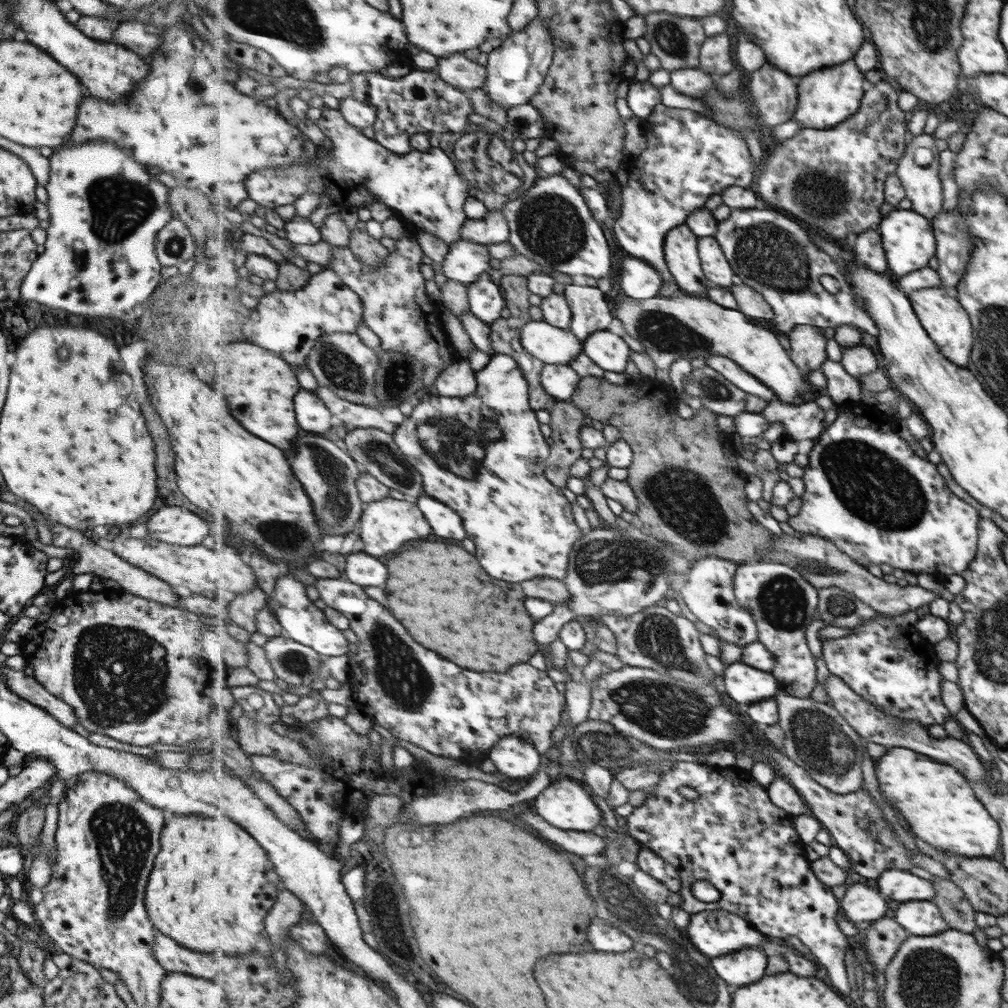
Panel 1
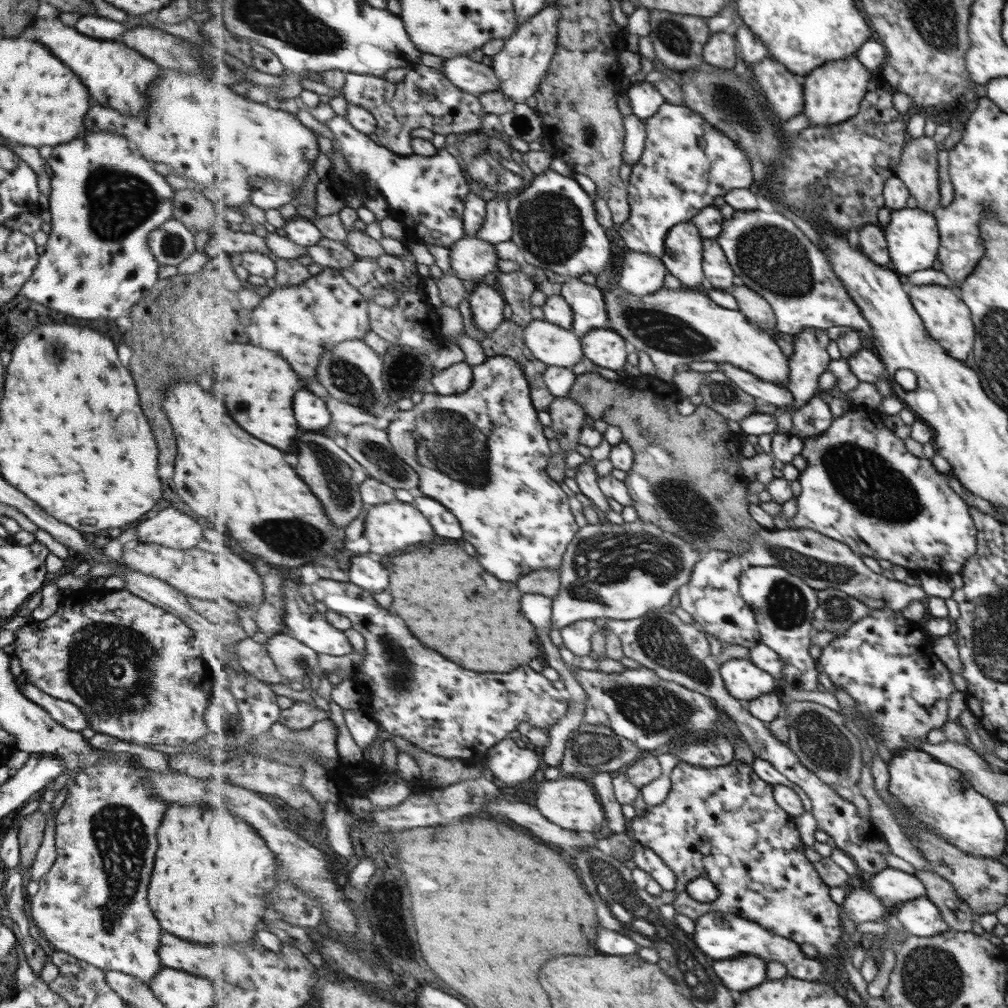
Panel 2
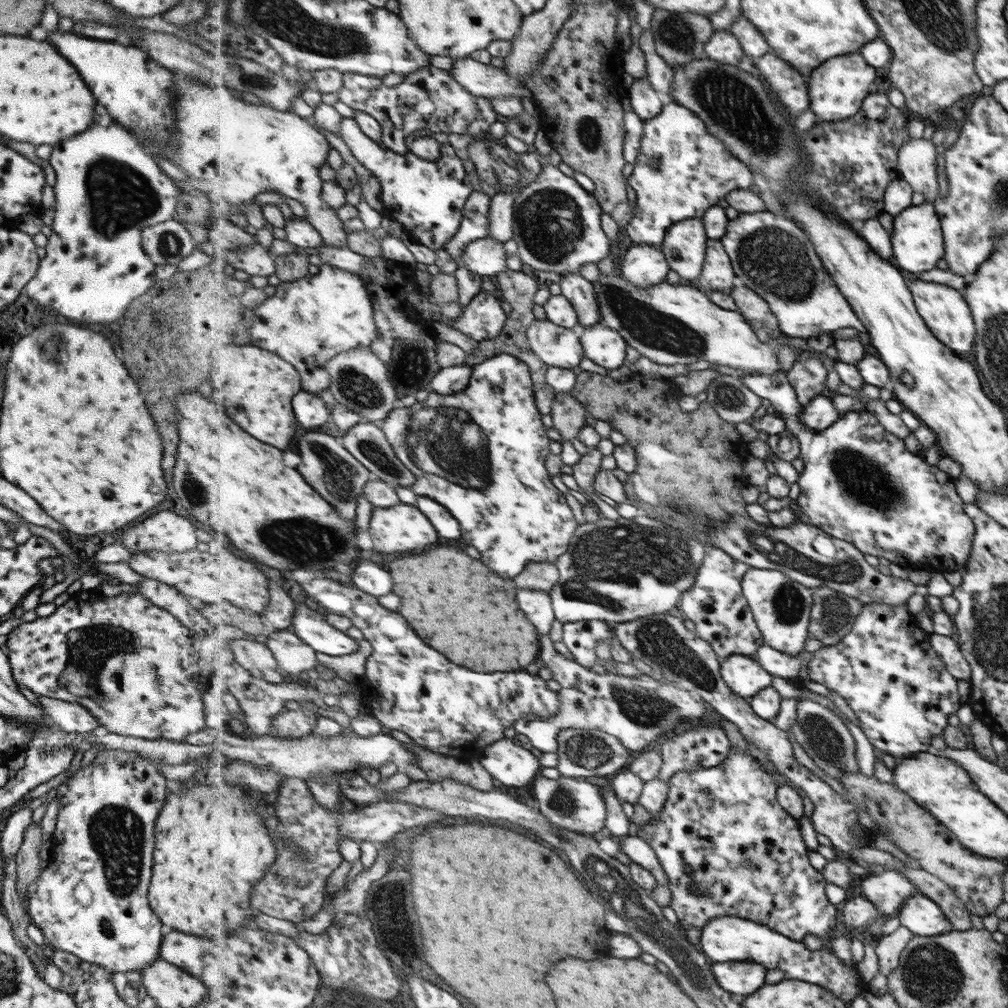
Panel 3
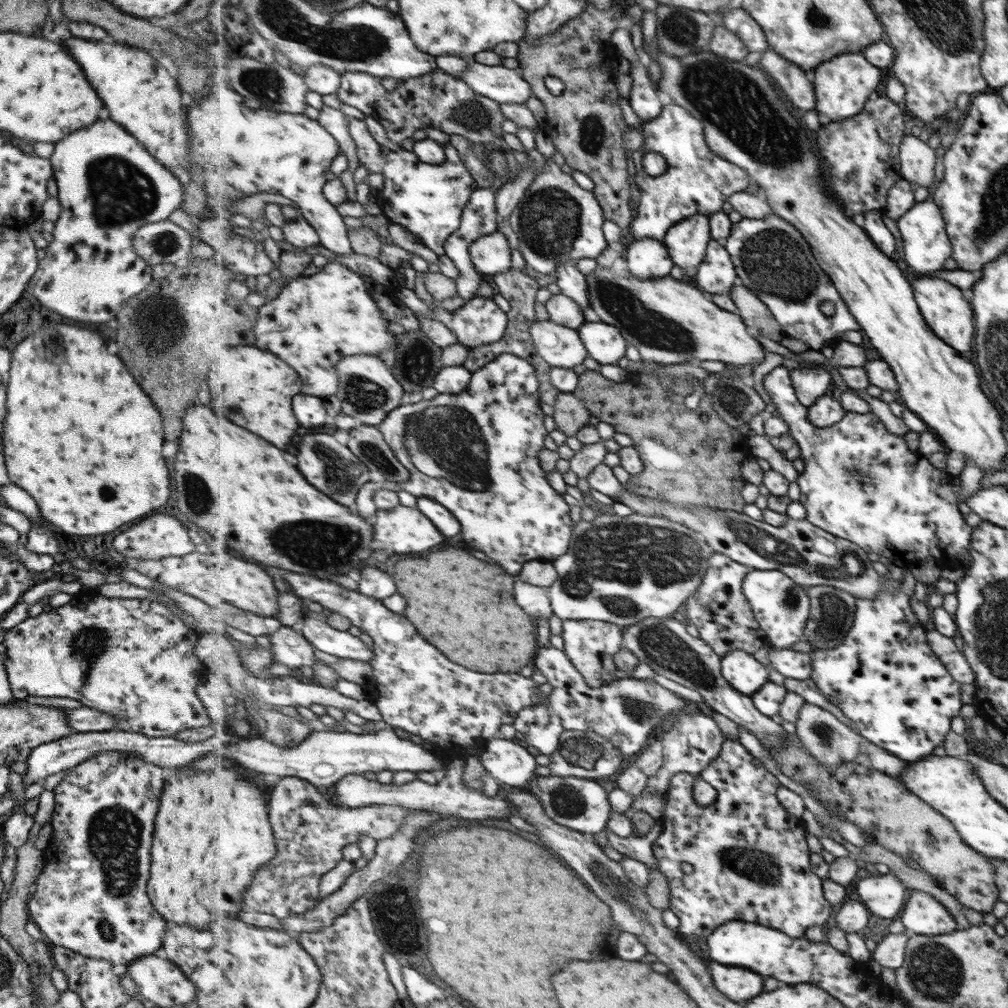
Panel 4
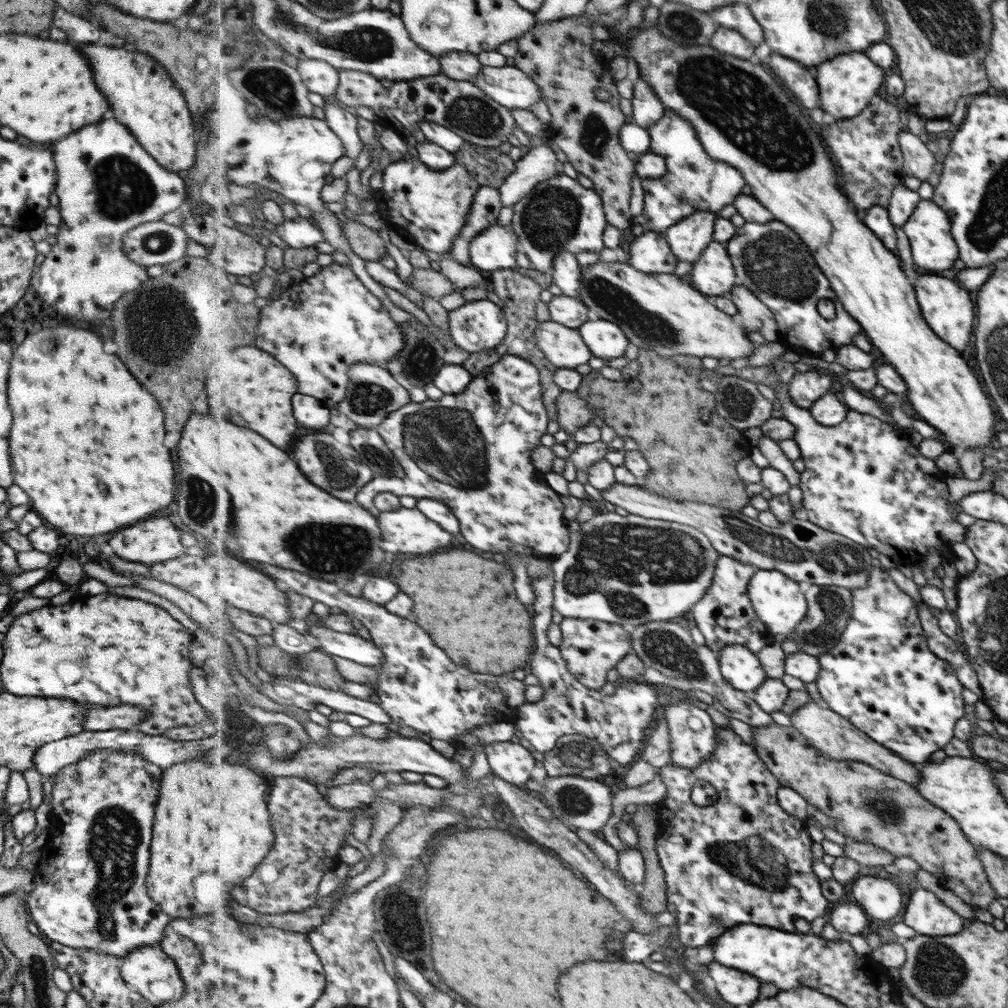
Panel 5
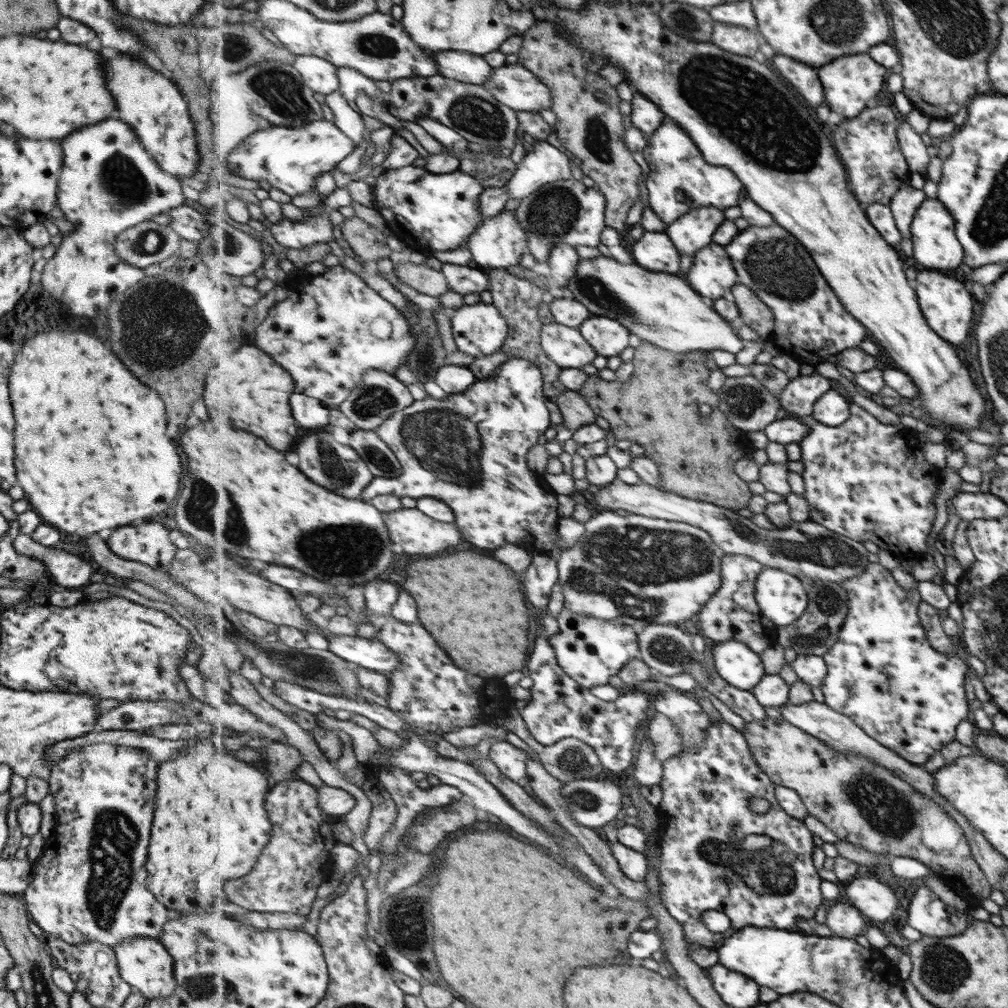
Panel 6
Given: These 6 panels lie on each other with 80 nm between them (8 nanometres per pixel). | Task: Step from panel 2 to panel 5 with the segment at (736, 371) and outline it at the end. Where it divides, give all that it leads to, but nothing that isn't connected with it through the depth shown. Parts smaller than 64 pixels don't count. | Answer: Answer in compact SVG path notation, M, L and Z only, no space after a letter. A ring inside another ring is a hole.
M779 360L773 363L773 367L775 368L775 372L778 372L781 377L780 386L775 388L775 392L777 392L776 396L779 398L779 402L781 402L781 411L779 414L796 426L796 435L794 436L794 439L800 444L802 460L806 466L806 469L801 474L800 485L801 491L804 494L803 506L806 511L805 517L810 522L813 522L813 524L836 534L837 538L846 537L847 539L851 539L859 545L861 550L873 548L879 553L889 554L900 568L903 568L906 565L923 565L924 558L931 552L931 548L938 551L938 553L946 560L953 561L955 555L952 553L952 545L956 542L961 543L965 540L967 526L958 524L955 512L951 512L951 478L953 477L951 472L943 472L942 469L937 467L934 461L923 456L922 452L919 452L919 447L916 447L915 444L911 444L911 440L909 440L906 431L897 426L893 426L886 421L879 420L876 416L863 414L862 412L857 412L857 410L850 410L847 418L837 426L821 424L818 420L815 420L810 409L801 408L790 399L788 384L793 380L793 377L797 373L795 364Z

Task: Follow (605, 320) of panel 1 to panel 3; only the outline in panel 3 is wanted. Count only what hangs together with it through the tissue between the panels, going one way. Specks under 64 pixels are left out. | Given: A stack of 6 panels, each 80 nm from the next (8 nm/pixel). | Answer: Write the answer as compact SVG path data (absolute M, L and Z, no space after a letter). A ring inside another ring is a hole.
M565 273L561 276L560 287L563 296L566 296L579 315L579 330L586 329L602 322L599 299L595 286L581 273Z

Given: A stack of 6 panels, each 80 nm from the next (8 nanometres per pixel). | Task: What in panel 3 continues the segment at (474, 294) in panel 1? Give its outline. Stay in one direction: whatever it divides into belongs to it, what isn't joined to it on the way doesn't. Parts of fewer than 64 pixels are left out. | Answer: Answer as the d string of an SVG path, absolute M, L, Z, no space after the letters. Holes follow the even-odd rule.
M481 291L465 308L463 314L456 318L454 327L460 330L463 334L466 334L477 344L484 340L491 340L495 336L501 334L501 330L505 328L505 322L507 322L507 314L505 310L501 308L501 296L498 293L491 295Z

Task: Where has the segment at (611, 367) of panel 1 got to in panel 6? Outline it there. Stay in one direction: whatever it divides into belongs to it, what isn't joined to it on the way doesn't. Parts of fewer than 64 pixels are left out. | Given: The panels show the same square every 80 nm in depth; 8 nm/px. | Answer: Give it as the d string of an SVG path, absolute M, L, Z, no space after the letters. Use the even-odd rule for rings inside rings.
M591 316L580 326L582 335L598 354L619 356L625 348L634 345L633 334L622 321L608 316Z

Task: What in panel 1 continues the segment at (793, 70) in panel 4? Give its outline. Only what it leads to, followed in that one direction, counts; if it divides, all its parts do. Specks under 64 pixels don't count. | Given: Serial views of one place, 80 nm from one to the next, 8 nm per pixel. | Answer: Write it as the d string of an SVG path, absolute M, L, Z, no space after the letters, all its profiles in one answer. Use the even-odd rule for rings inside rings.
M765 64L746 81L751 102L758 116L767 126L777 126L793 119L799 104L798 78Z

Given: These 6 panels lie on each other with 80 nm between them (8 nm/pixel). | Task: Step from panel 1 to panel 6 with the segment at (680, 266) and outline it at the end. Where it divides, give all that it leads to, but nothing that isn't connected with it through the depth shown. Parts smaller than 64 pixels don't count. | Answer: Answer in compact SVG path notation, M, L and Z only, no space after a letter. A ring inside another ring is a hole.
M698 208L680 216L665 230L682 254L694 256L697 250L711 244L711 236L725 222L721 208Z

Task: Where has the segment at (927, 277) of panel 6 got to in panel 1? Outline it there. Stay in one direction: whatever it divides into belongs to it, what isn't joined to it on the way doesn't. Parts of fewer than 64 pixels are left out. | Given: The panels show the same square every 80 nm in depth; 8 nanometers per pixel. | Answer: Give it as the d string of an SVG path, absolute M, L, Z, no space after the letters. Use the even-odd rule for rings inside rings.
M941 287L917 289L911 291L908 296L920 324L931 336L931 340L938 345L942 355L952 363L965 368L965 364L969 364L969 352L971 352L971 324L959 302L955 298L949 298Z

